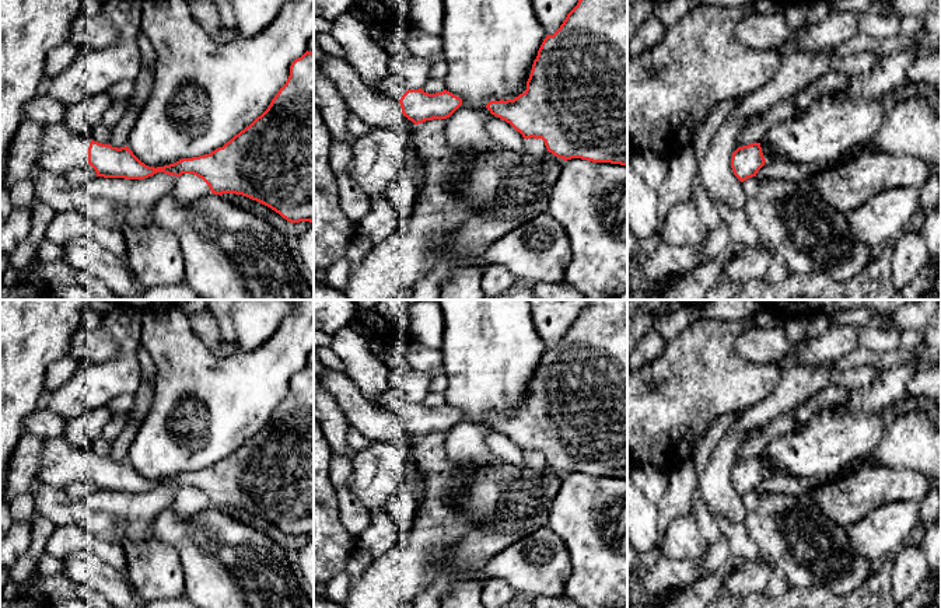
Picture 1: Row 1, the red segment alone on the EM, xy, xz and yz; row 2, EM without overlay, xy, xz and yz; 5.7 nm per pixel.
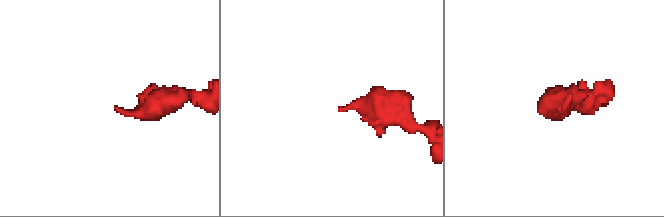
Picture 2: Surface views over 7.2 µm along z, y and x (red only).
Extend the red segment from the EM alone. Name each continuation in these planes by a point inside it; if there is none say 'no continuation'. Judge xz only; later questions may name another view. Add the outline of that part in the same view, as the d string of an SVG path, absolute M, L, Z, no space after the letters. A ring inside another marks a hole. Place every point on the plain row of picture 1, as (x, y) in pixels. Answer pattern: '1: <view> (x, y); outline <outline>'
1: xz (377, 423); outline M326 368L316 378L325 391L333 396L351 429L378 444L405 444L406 434L399 415L368 402L354 381L344 373Z

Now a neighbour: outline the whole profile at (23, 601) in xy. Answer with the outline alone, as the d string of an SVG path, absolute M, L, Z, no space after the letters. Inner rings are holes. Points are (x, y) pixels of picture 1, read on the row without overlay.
M21 594L11 601L7 601L0 595L0 608L50 608L50 605L27 594Z

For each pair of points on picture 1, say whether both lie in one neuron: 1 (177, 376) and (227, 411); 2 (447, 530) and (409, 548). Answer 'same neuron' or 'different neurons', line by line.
1: same neuron
2: same neuron

